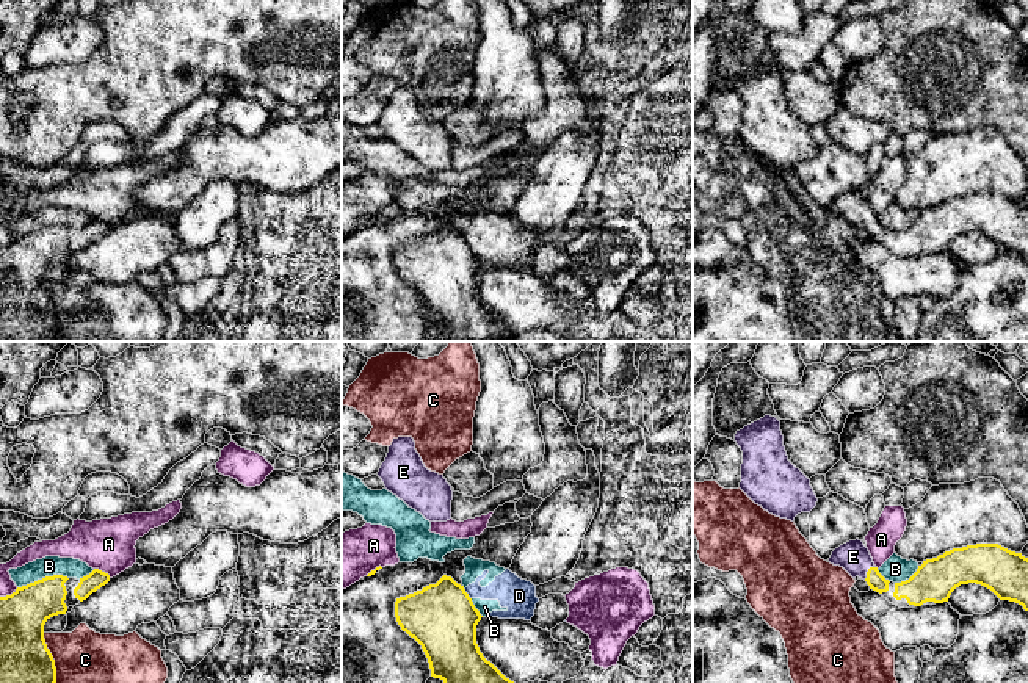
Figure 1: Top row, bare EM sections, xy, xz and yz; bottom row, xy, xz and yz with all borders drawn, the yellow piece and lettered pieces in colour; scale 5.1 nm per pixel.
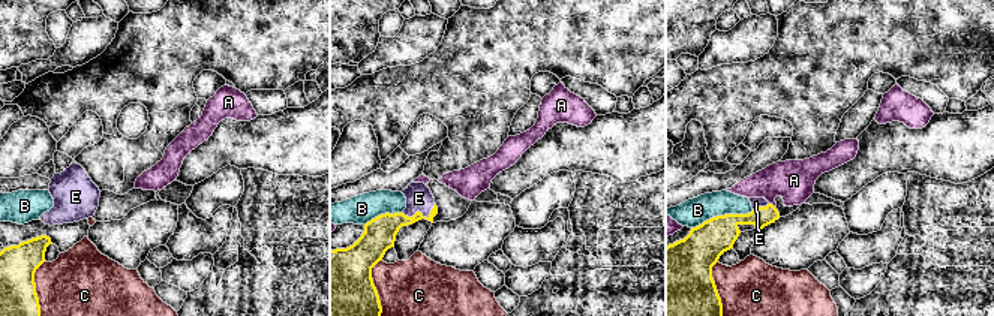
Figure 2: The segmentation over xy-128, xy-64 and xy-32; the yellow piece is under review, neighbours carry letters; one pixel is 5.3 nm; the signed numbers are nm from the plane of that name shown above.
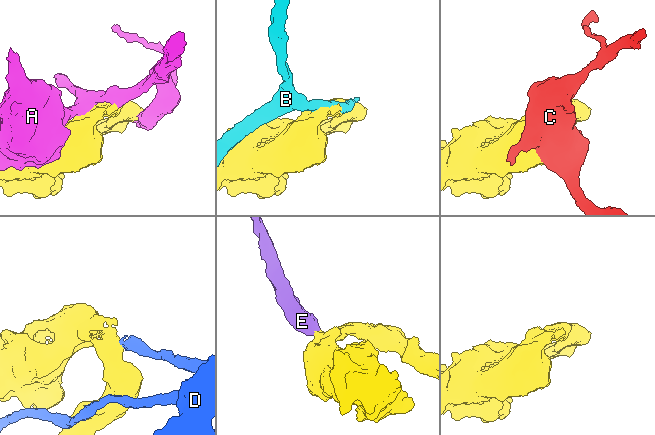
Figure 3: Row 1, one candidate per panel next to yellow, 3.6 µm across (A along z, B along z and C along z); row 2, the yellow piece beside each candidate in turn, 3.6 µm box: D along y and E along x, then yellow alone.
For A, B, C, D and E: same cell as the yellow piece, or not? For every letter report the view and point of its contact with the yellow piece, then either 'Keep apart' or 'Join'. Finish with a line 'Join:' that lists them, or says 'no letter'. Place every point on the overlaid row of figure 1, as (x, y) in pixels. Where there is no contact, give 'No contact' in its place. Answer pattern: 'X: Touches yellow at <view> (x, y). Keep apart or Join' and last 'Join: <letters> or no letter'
A: Touches yellow at xy (101, 570). Keep apart
B: Touches yellow at xy (43, 578). Keep apart
C: Touches yellow at xy (52, 658). Keep apart
D: Touches yellow at xz (467, 594). Keep apart
E: Touches yellow at yz (868, 570). Join
Join: E

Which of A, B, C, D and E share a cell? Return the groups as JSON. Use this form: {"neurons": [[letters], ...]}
{"neurons": [["A"], ["B", "D"], ["C"], ["E"]]}

